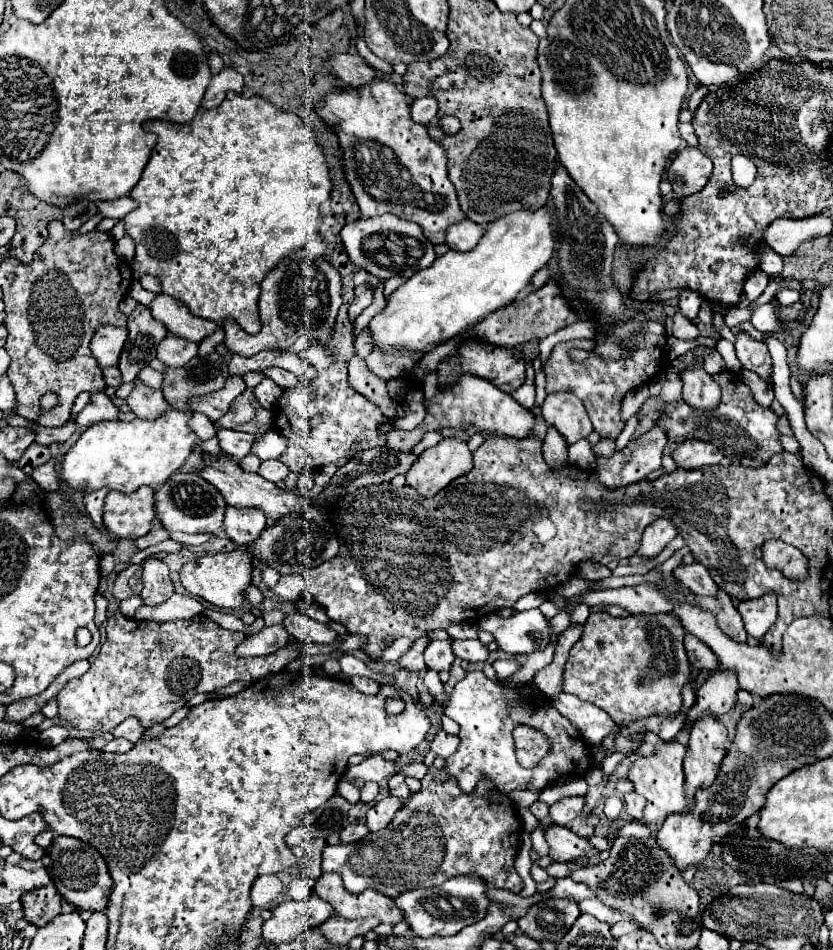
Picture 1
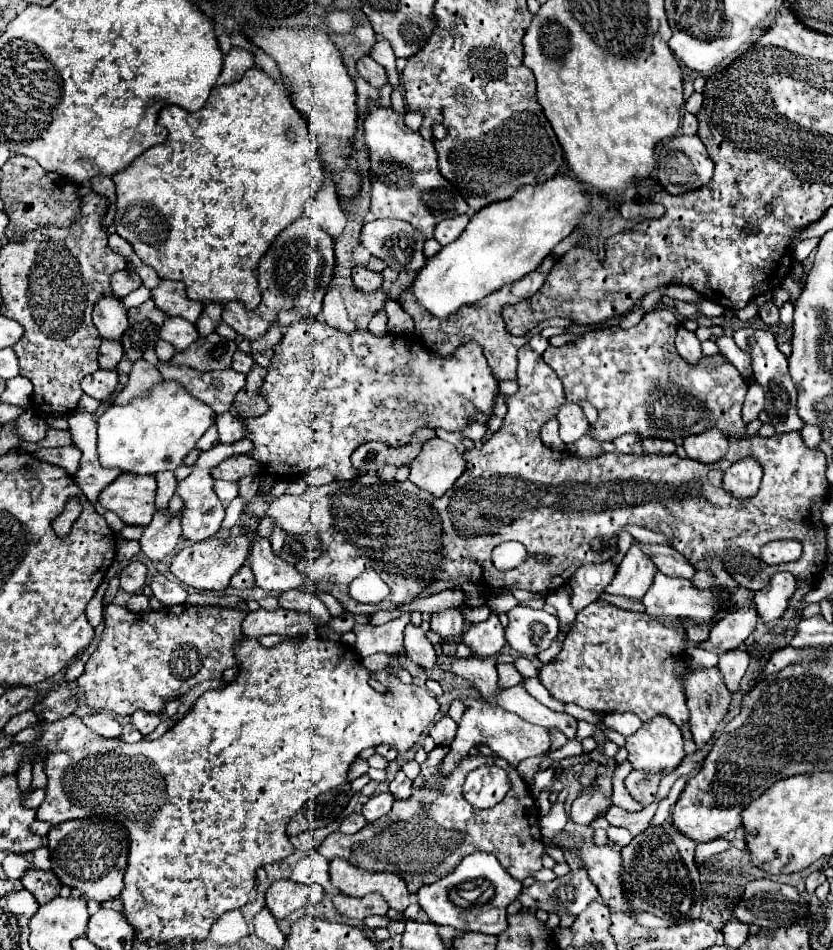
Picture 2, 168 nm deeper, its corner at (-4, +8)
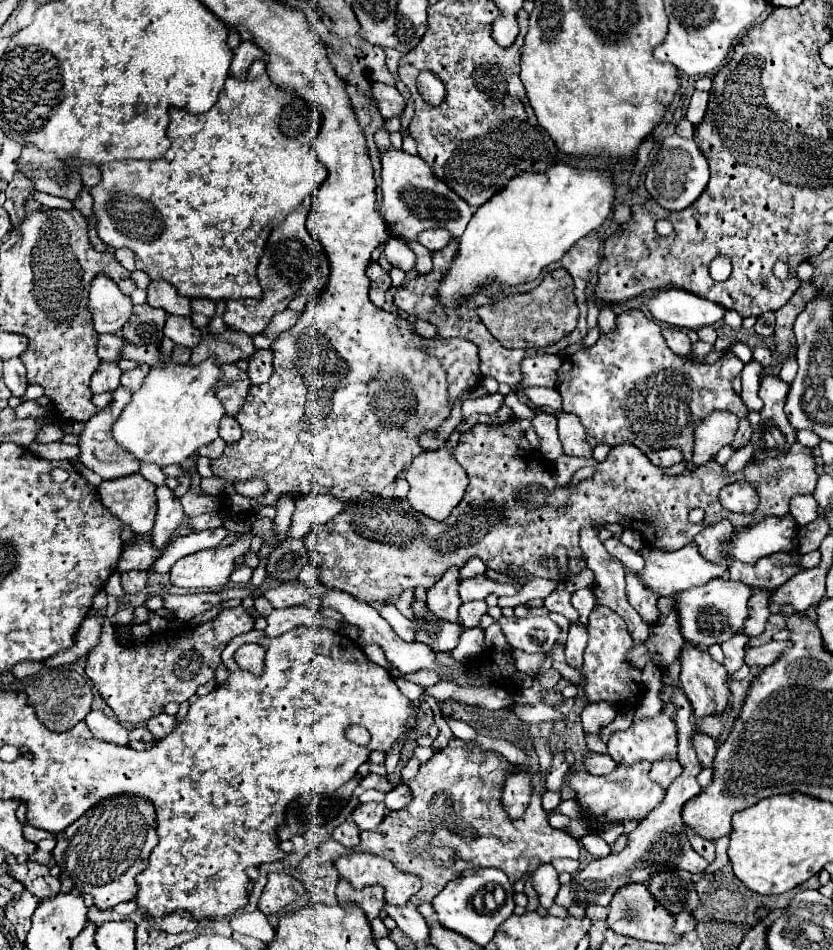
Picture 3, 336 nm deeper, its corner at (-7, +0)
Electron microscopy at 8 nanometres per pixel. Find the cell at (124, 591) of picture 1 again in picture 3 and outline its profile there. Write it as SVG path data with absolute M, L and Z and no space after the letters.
M131 570L121 574L121 586L127 594L137 594L147 584L147 572L145 570Z

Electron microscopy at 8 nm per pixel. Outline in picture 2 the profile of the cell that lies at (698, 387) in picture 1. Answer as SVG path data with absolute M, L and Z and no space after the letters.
M682 326L678 328L678 336L676 336L676 348L678 348L678 354L690 364L690 366L696 366L702 358L702 350L700 350L700 340L696 338L694 332L688 332L684 330Z

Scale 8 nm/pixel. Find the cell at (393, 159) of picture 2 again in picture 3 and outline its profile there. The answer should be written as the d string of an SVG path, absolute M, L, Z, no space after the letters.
M389 148L381 154L381 164L383 200L379 212L389 224L391 234L415 240L415 234L419 234L419 230L425 228L445 228L455 238L459 238L465 232L475 210L463 198L459 198L445 182L439 182L439 178L431 174L431 168L419 156L411 156L403 150Z

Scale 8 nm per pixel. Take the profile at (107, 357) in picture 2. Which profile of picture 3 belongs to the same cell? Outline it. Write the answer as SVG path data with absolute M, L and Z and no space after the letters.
M101 334L97 340L97 354L101 360L119 360L119 350L123 346L123 338L117 334Z

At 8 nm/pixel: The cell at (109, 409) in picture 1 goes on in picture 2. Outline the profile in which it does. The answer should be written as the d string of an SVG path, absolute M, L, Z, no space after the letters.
M98 370L96 374L90 374L82 380L82 390L96 398L98 402L104 402L110 394L114 394L118 386L118 374L116 370Z

